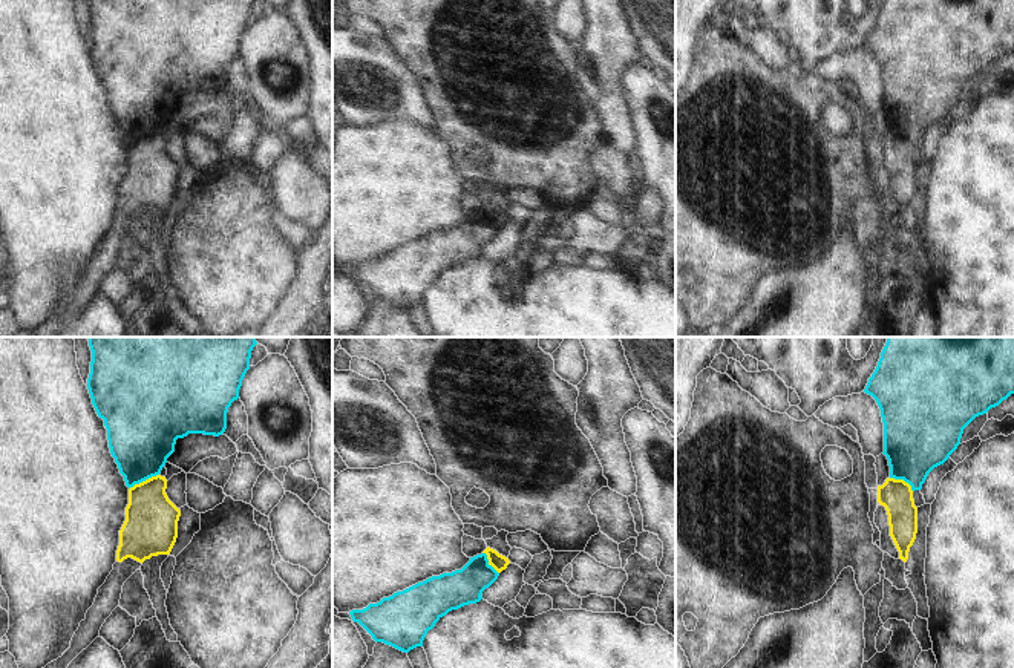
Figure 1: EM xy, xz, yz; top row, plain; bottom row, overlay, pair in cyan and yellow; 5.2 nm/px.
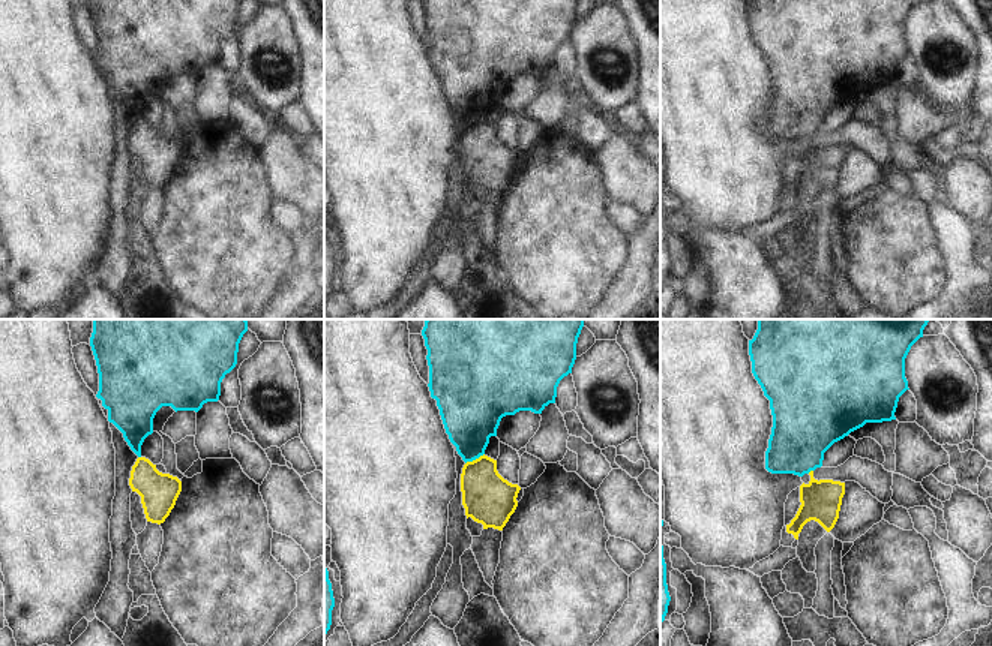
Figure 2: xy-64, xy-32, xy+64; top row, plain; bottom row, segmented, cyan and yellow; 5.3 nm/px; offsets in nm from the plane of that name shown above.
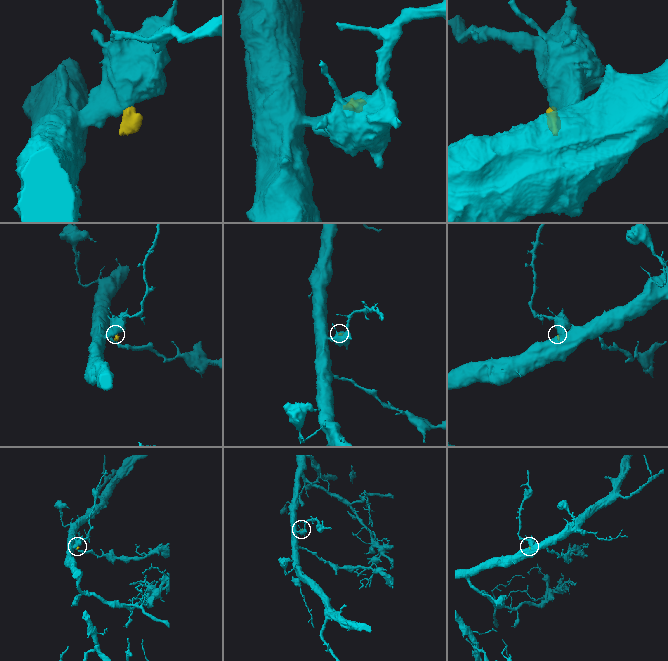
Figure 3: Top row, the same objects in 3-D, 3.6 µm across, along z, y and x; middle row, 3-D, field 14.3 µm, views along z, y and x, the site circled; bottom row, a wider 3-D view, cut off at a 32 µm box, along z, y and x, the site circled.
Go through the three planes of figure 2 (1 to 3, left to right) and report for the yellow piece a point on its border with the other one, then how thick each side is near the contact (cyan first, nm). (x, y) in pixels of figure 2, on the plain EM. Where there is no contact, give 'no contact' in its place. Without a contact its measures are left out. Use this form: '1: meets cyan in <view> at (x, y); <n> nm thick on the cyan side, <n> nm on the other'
1: no contact
2: meets cyan in xy-32 at (474, 123); 320 nm thick on the cyan side, 280 nm on the other
3: meets cyan in xy+64 at (809, 135); 360 nm thick on the cyan side, 220 nm on the other

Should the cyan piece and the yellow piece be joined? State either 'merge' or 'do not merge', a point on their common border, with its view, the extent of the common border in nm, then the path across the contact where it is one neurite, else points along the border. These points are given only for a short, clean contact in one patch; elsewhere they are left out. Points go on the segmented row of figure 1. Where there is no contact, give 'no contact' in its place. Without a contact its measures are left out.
do not merge; meets cyan in xy at (143, 480); contact 180 nm long; border along xy (158, 474), (135, 483), (129, 489)

